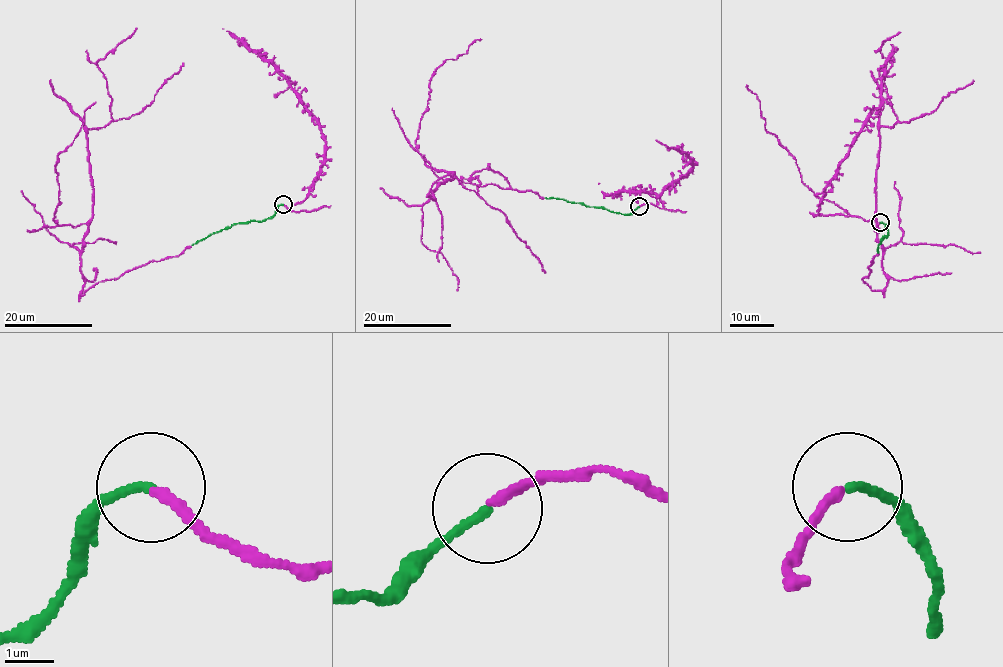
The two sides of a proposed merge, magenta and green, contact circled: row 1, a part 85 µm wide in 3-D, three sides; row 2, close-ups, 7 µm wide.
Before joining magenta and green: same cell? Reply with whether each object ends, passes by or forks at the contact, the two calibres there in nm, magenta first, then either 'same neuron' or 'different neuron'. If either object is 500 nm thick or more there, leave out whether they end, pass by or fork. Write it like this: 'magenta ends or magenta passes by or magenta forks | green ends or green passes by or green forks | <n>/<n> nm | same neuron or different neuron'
magenta ends | green ends | 200/170 nm | same neuron

